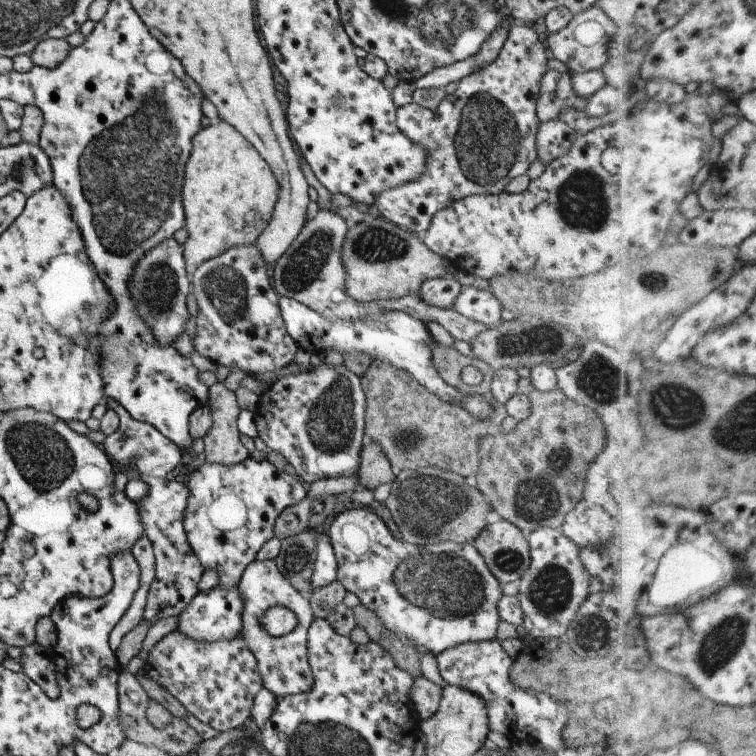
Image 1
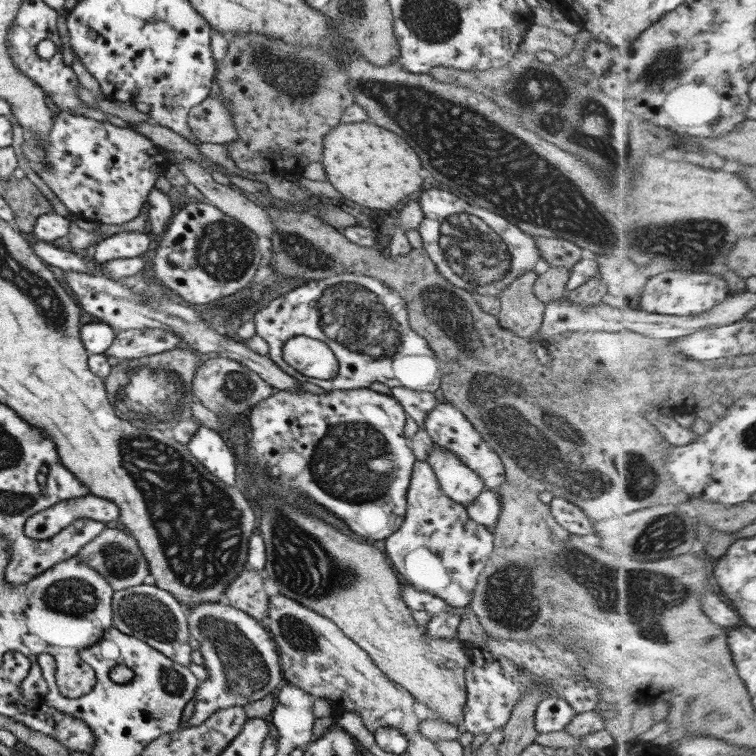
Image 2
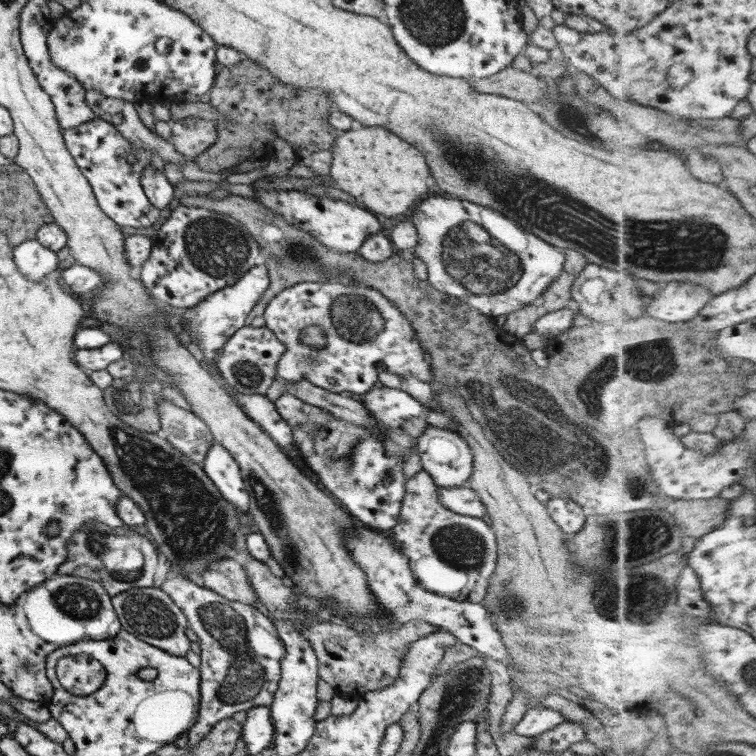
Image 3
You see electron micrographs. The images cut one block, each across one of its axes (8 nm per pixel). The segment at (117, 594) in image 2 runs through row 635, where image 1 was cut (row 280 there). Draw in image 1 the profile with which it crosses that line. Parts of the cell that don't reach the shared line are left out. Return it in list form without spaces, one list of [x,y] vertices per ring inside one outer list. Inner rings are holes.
[[[174,237],[163,240],[152,250],[148,250],[134,266],[134,272],[128,280],[128,292],[134,298],[134,310],[142,322],[150,328],[158,346],[173,344],[184,334],[189,314],[186,308],[191,283],[186,277],[186,262],[183,245]]]

